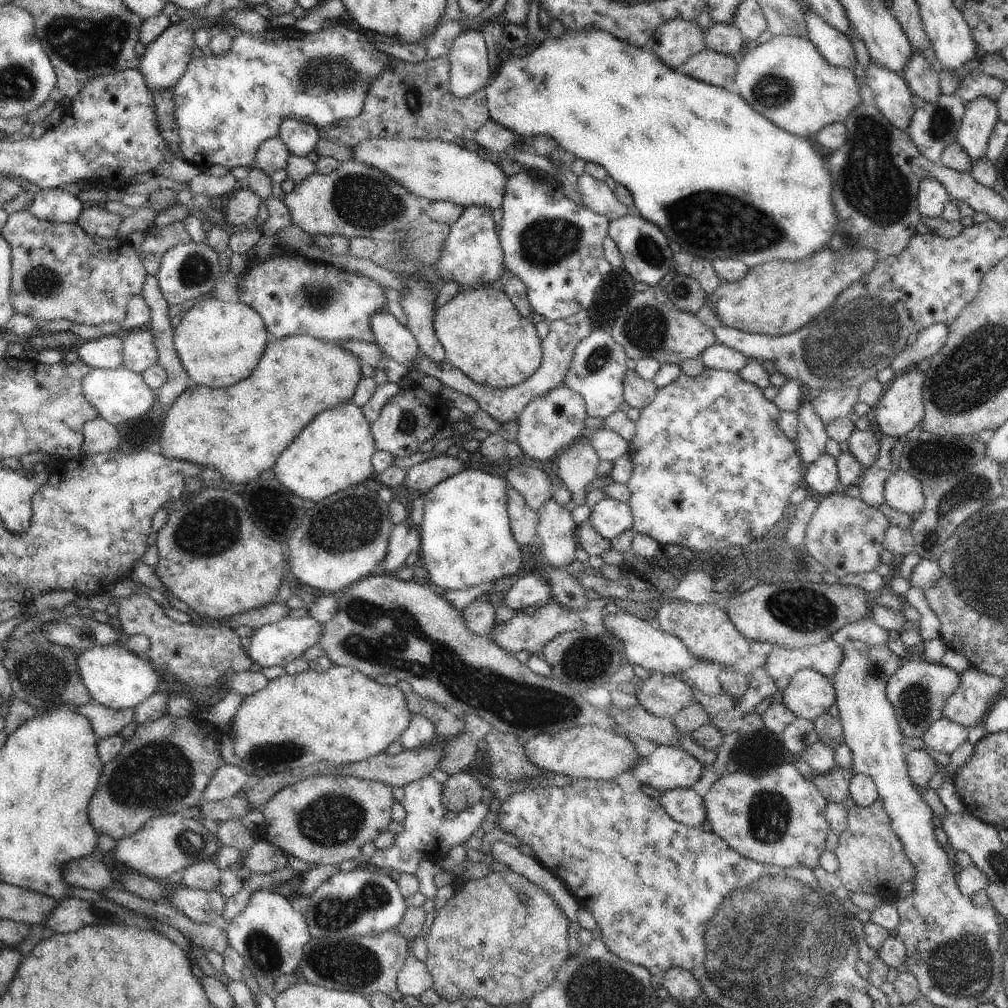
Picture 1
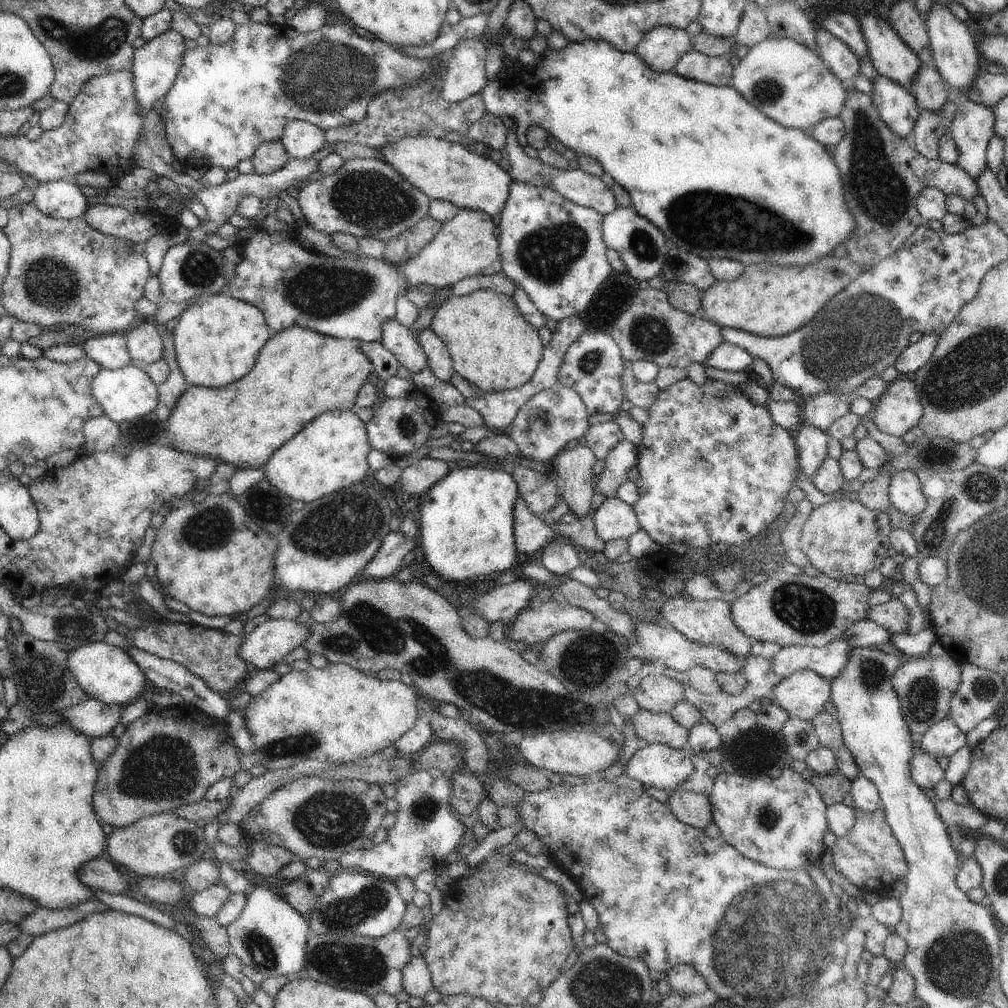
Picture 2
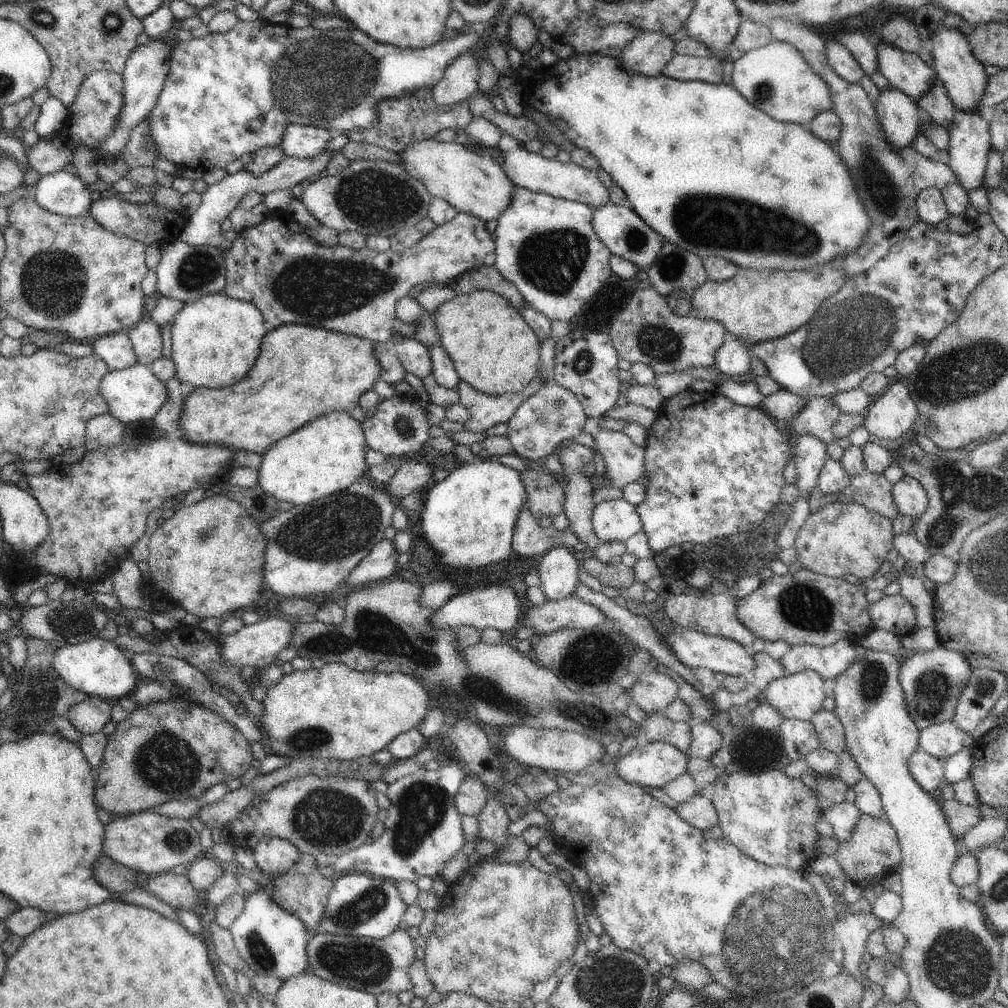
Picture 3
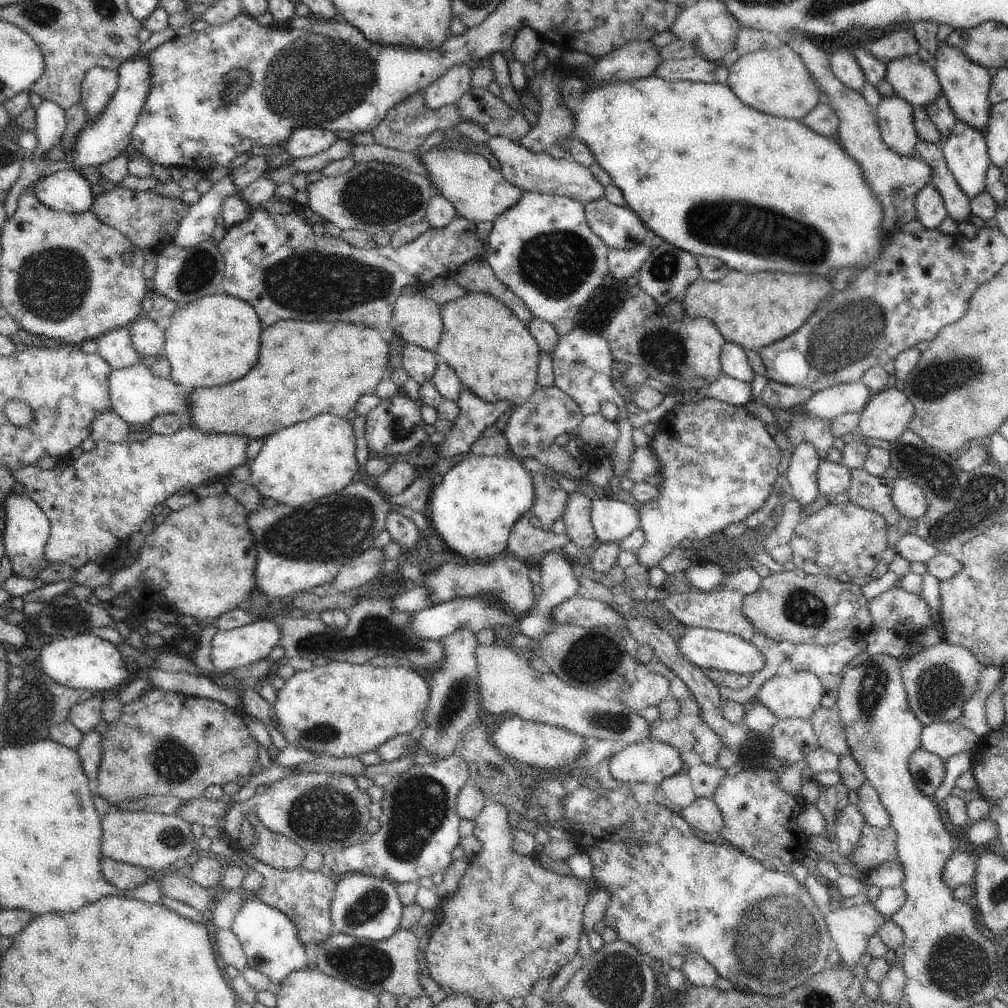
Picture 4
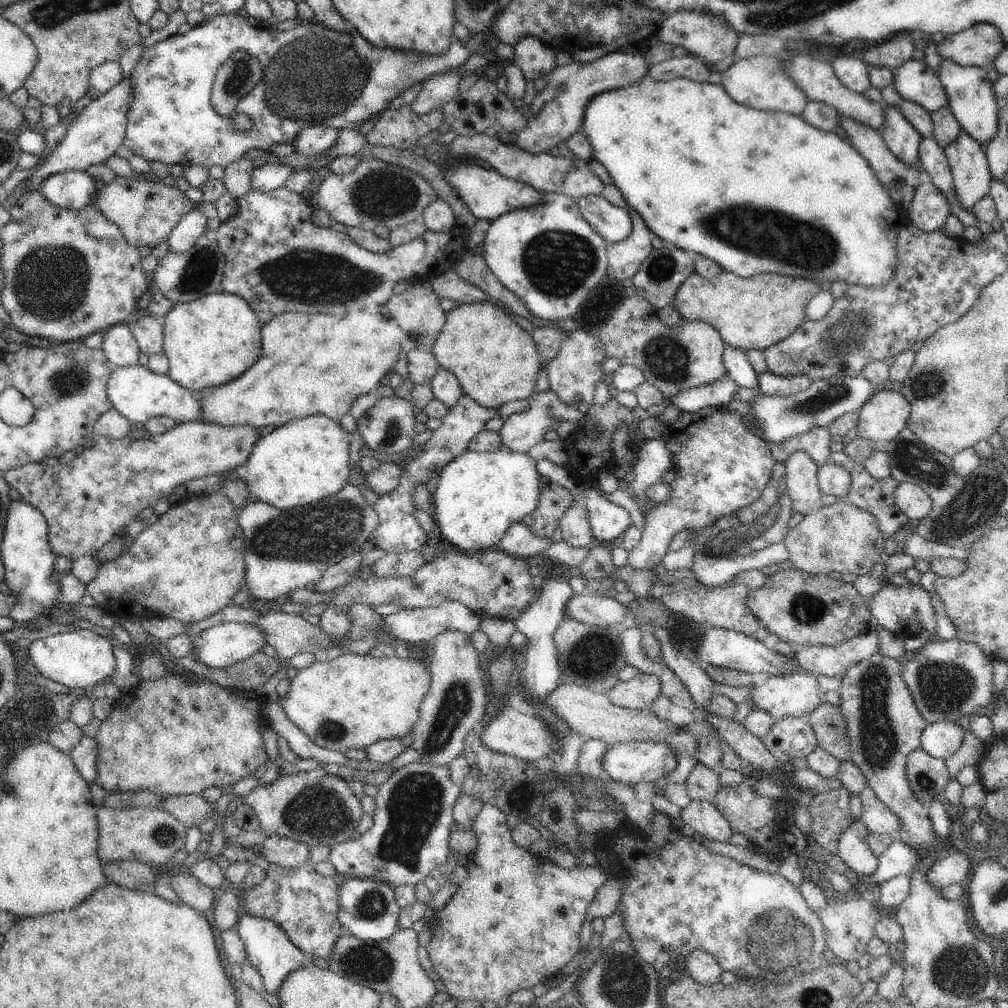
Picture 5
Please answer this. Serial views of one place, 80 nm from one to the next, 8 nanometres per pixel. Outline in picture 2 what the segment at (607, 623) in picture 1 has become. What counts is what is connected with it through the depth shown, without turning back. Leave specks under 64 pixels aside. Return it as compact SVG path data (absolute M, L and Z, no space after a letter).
M636 622L633 630L633 639L634 644L631 648L632 656L640 658L644 663L658 661L664 664L664 666L667 666L668 669L674 669L683 673L698 665L710 667L716 672L736 673L738 670L736 659L740 658L731 655L729 651L725 651L720 647L699 645L698 643L690 642L682 633L670 628L670 626Z

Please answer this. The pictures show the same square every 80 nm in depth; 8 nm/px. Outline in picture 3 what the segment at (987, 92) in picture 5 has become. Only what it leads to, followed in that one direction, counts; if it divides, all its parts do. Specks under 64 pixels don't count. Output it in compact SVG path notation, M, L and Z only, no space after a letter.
M943 20L937 24L937 29L930 40L929 46L934 58L934 76L946 85L947 93L952 97L956 110L978 110L977 102L984 94L991 69L975 57L967 36L960 28L944 27L942 22Z

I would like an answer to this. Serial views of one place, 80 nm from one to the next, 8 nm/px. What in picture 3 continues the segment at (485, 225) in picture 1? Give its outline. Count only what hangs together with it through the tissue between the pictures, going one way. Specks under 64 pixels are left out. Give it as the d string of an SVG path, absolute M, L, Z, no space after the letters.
M278 211L254 228L243 230L232 243L232 251L225 255L227 281L223 292L230 298L257 306L263 314L267 333L282 325L308 325L388 345L390 332L397 324L396 303L416 284L448 285L462 273L494 266L495 242L485 224L473 214L460 211L450 222L437 226L418 244L399 255L390 249L377 253L366 248L353 251L340 244L336 248L321 246L290 213Z

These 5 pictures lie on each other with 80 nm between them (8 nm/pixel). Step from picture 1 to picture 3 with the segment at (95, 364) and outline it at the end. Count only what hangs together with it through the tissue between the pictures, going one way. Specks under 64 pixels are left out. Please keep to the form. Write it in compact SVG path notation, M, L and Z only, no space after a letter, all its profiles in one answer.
M128 332L101 336L91 345L93 354L101 358L110 371L119 371L137 362Z

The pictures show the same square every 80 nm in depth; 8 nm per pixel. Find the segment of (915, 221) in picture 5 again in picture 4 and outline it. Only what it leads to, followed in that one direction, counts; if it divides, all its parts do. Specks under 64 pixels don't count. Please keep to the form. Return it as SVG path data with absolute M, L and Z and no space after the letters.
M928 184L915 196L916 219L927 229L938 229L942 220L949 216L944 199L938 189Z

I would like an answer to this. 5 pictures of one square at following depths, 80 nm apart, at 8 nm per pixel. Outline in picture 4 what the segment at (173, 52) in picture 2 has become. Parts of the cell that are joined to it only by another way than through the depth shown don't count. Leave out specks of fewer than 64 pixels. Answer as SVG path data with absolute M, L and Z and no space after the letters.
M145 55L124 61L118 71L119 87L116 89L111 103L94 125L87 122L86 127L79 134L73 149L74 164L77 168L89 169L110 162L113 158L121 155L131 143L131 132L153 87L151 81L153 70L149 58Z

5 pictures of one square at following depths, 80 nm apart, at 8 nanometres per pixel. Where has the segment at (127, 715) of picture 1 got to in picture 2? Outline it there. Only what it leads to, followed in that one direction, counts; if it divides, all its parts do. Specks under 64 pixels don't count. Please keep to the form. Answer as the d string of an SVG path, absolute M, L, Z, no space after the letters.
M89 697L88 700L67 708L62 714L90 739L112 734L118 726L126 705L109 705Z

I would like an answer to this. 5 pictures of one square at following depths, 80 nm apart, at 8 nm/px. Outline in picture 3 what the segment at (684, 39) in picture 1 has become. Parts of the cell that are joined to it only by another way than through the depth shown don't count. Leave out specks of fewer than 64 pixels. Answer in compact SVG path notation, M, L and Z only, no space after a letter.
M652 31L629 42L618 58L627 71L651 77L658 76L678 55L676 45L677 42L670 35Z

